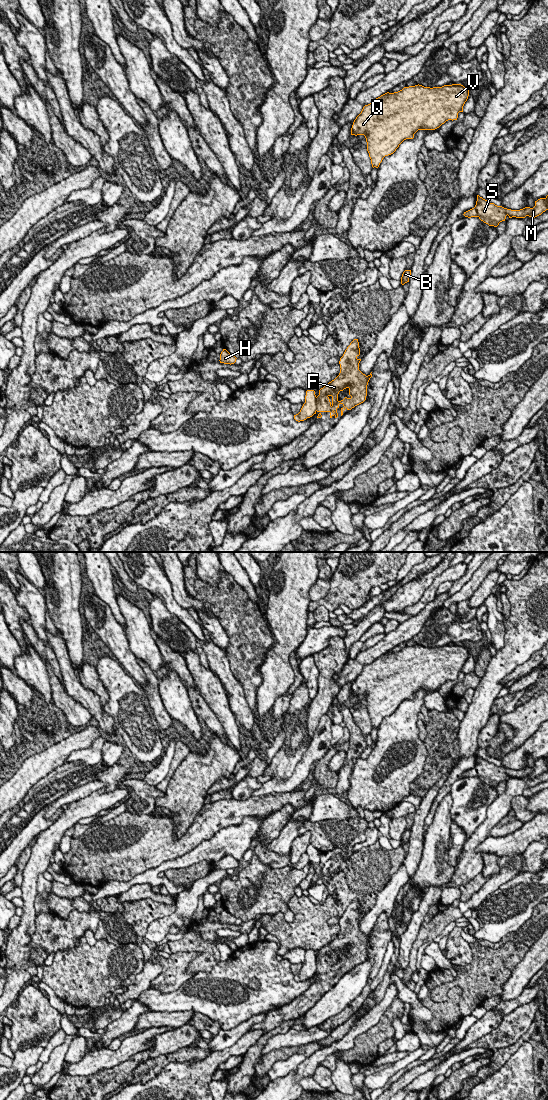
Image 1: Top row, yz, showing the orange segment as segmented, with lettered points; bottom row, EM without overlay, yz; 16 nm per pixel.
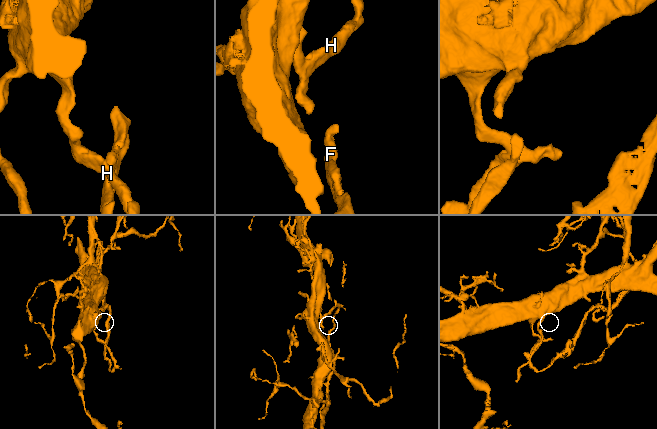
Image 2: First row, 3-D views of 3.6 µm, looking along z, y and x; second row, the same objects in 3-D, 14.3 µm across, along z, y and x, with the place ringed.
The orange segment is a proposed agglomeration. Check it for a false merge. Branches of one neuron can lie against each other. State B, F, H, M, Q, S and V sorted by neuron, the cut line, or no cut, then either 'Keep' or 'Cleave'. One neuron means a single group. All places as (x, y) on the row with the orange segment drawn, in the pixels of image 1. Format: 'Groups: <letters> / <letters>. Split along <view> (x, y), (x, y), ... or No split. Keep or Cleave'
Groups: B F M S / H Q V. Split along yz (315, 397), (316, 410). Cleave

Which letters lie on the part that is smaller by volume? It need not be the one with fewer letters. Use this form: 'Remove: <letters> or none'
Remove: B, F, M, S

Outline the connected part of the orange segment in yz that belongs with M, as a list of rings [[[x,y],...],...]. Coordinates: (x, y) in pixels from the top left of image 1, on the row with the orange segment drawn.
[[[477,195],[475,207],[464,212],[463,215],[468,218],[478,217],[489,226],[497,227],[500,222],[505,221],[507,215],[509,218],[525,218],[526,216],[535,218],[546,210],[548,210],[548,195],[545,198],[540,198],[535,201],[535,206],[533,208],[525,207],[520,210],[511,210],[502,206],[497,206]]]

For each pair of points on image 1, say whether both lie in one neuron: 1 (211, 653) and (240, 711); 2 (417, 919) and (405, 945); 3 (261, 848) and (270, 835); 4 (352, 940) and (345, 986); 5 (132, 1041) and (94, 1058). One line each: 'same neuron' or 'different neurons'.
1: same neuron
2: same neuron
3: different neurons
4: different neurons
5: same neuron

